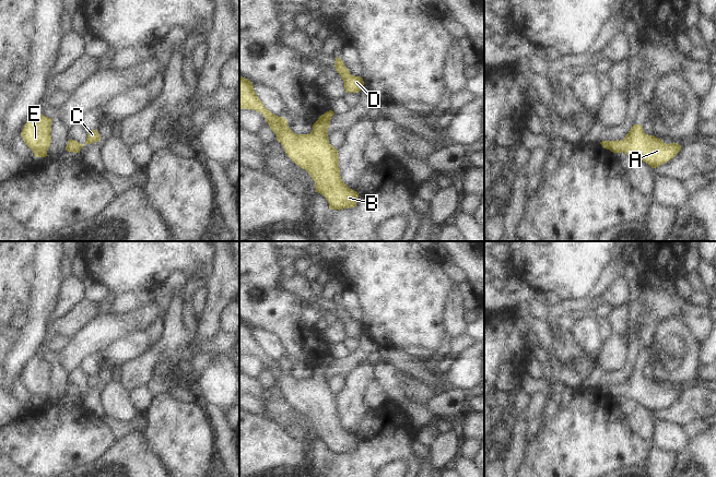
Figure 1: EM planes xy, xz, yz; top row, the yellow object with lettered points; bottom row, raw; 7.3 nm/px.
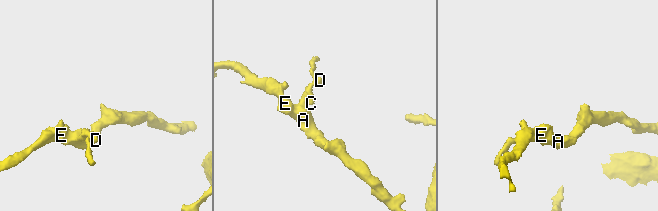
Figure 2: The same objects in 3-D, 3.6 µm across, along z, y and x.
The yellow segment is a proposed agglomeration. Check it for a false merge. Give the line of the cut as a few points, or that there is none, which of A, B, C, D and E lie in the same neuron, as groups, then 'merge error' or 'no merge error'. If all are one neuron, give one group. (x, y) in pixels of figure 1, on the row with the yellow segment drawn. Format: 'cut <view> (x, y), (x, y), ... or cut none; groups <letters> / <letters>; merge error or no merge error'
cut none; groups A B C D E; no merge error

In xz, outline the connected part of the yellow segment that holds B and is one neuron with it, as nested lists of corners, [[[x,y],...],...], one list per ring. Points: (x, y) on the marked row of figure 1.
[[[240,75],[239,109],[251,109],[263,115],[286,155],[310,175],[316,192],[326,198],[330,210],[356,206],[359,193],[342,181],[338,150],[328,140],[328,128],[334,115],[332,110],[318,118],[309,134],[295,134],[285,118],[275,116],[265,107],[255,93],[253,82]]]

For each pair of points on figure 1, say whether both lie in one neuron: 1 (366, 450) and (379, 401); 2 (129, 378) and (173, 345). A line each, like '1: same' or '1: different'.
1: different
2: same

